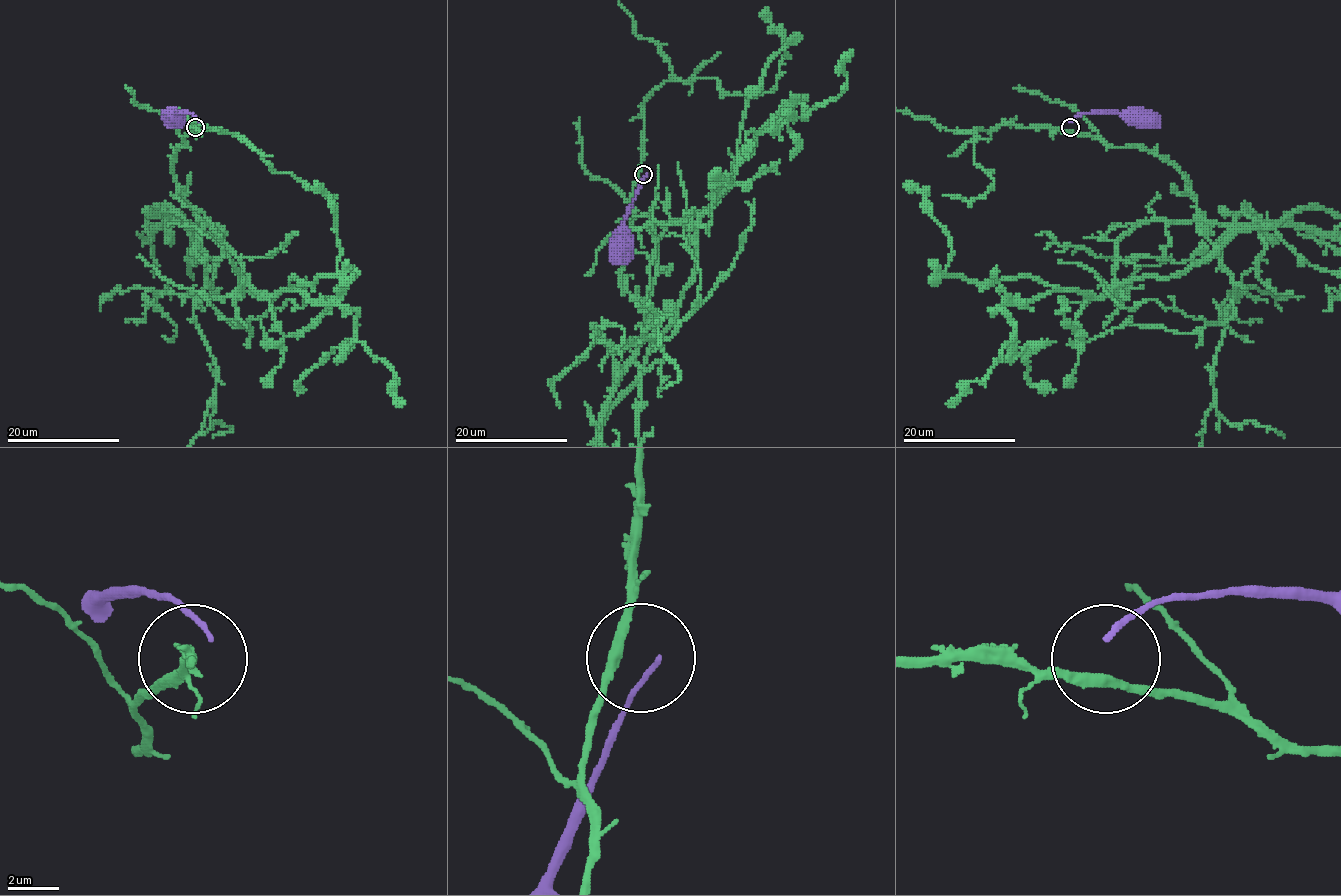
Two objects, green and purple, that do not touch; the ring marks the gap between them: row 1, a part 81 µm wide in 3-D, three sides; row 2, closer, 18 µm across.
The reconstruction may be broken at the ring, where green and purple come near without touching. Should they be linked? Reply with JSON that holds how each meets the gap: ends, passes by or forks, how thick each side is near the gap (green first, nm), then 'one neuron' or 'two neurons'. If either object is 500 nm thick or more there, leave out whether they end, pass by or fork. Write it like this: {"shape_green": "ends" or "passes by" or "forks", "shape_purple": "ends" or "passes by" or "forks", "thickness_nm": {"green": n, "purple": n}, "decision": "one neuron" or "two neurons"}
{"shape_green": "passes by", "shape_purple": "ends", "thickness_nm": {"green": 400, "purple": 200}, "decision": "two neurons"}

